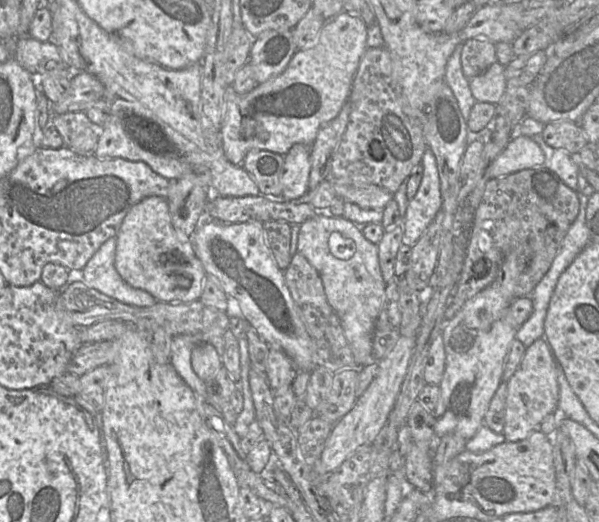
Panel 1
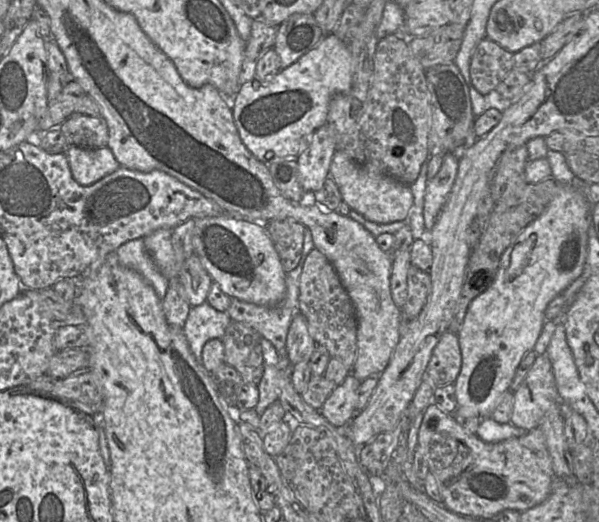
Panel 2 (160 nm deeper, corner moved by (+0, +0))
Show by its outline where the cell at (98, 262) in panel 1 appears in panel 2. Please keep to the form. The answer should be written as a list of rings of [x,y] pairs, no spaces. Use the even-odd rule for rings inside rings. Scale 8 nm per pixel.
[[[143,238],[129,240],[112,253],[106,261],[117,261],[121,266],[138,272],[154,288],[157,296],[163,300],[169,286],[169,280],[158,270],[152,258],[147,253]]]

